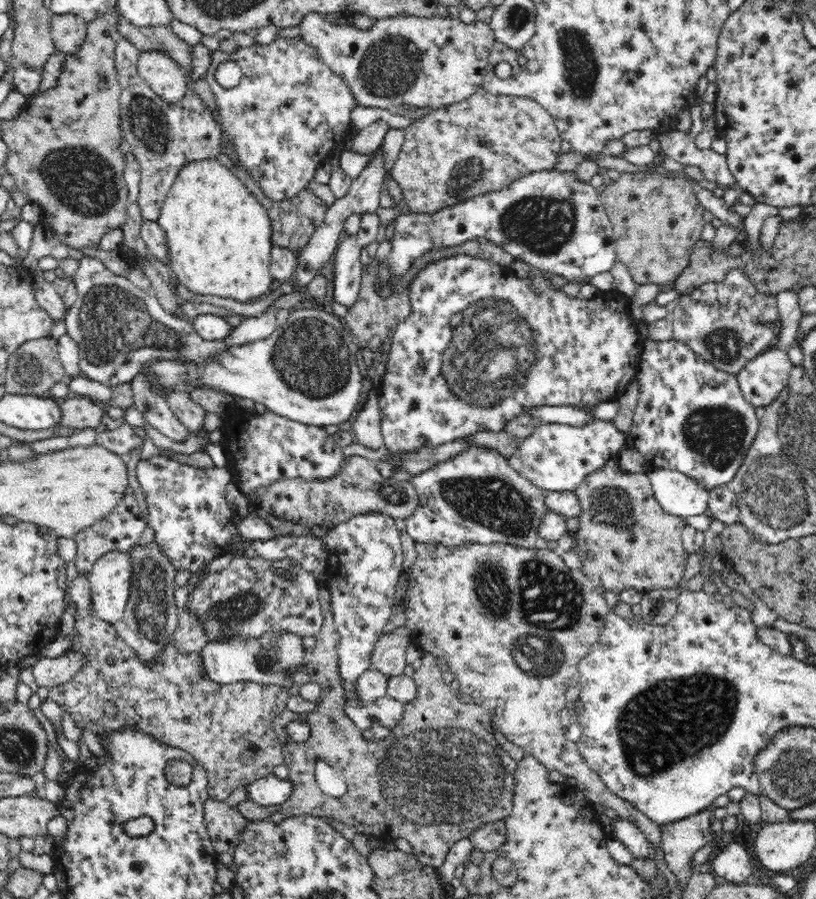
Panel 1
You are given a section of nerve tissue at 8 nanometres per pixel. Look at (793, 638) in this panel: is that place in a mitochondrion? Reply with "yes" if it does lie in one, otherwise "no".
no

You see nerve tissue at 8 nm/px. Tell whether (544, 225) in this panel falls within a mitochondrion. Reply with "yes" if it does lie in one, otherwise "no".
yes

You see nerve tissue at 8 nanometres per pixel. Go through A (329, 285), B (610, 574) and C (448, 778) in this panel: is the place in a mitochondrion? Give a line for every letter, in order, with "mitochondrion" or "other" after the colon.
A: other
B: other
C: mitochondrion

